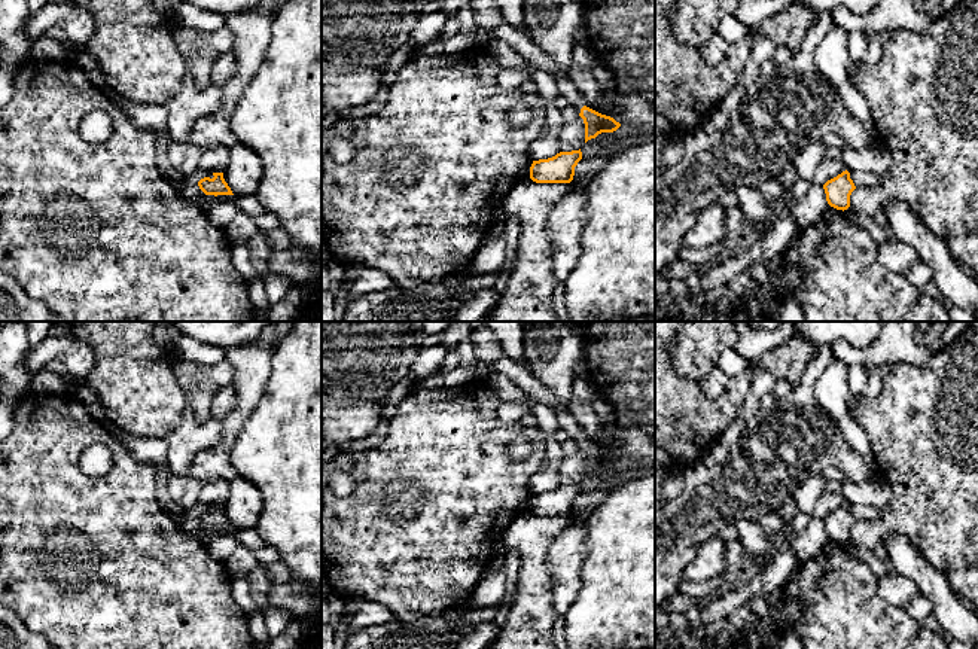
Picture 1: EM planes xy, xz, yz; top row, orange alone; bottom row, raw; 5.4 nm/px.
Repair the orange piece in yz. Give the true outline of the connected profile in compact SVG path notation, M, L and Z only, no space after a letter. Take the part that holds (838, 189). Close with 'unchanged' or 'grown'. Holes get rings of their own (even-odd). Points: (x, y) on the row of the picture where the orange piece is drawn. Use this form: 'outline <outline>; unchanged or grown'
outline M847 170L823 185L826 201L837 210L850 207L850 195L856 188L871 188L883 182L883 176L869 173L848 173Z; grown

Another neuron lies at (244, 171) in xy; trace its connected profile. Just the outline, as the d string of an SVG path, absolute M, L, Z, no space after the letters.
M237 143L229 149L231 158L223 179L235 196L255 195L262 180L262 161L250 147Z

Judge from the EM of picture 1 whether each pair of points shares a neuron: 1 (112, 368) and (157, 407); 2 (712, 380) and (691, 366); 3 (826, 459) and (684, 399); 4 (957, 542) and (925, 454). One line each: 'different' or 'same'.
1: same
2: different
3: different
4: same

